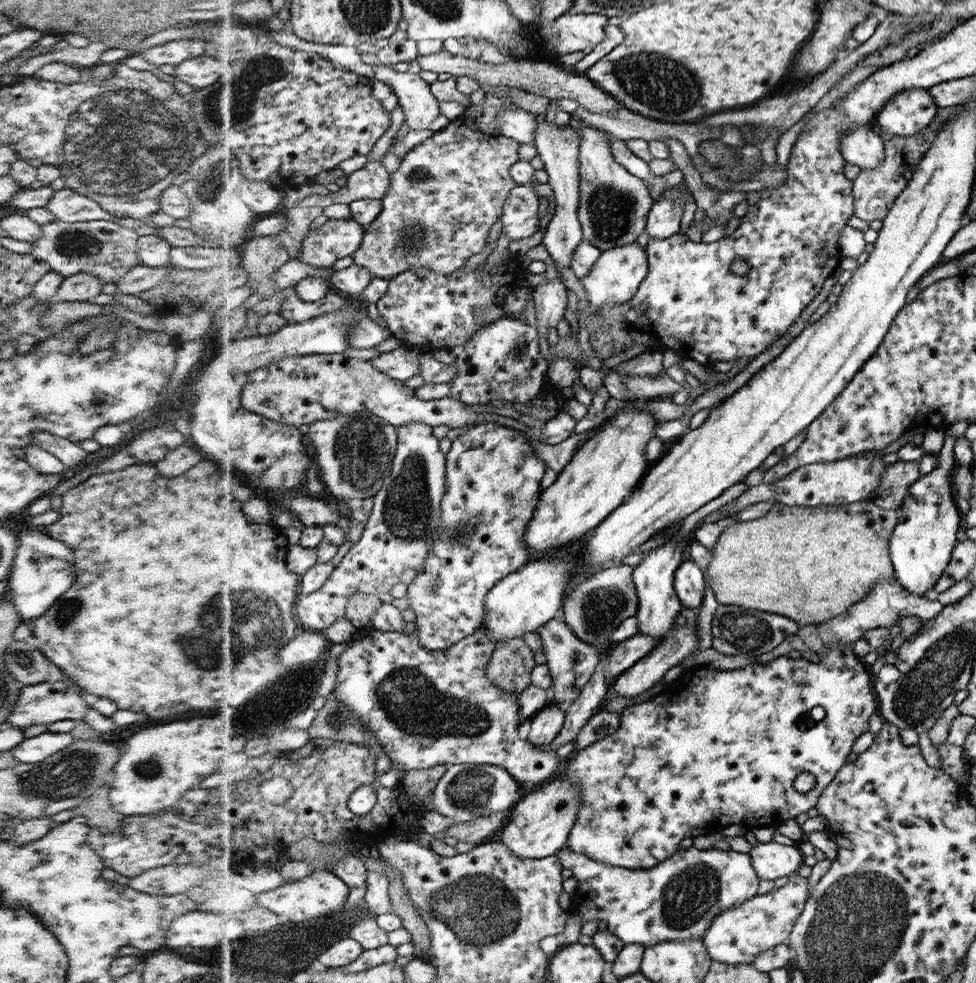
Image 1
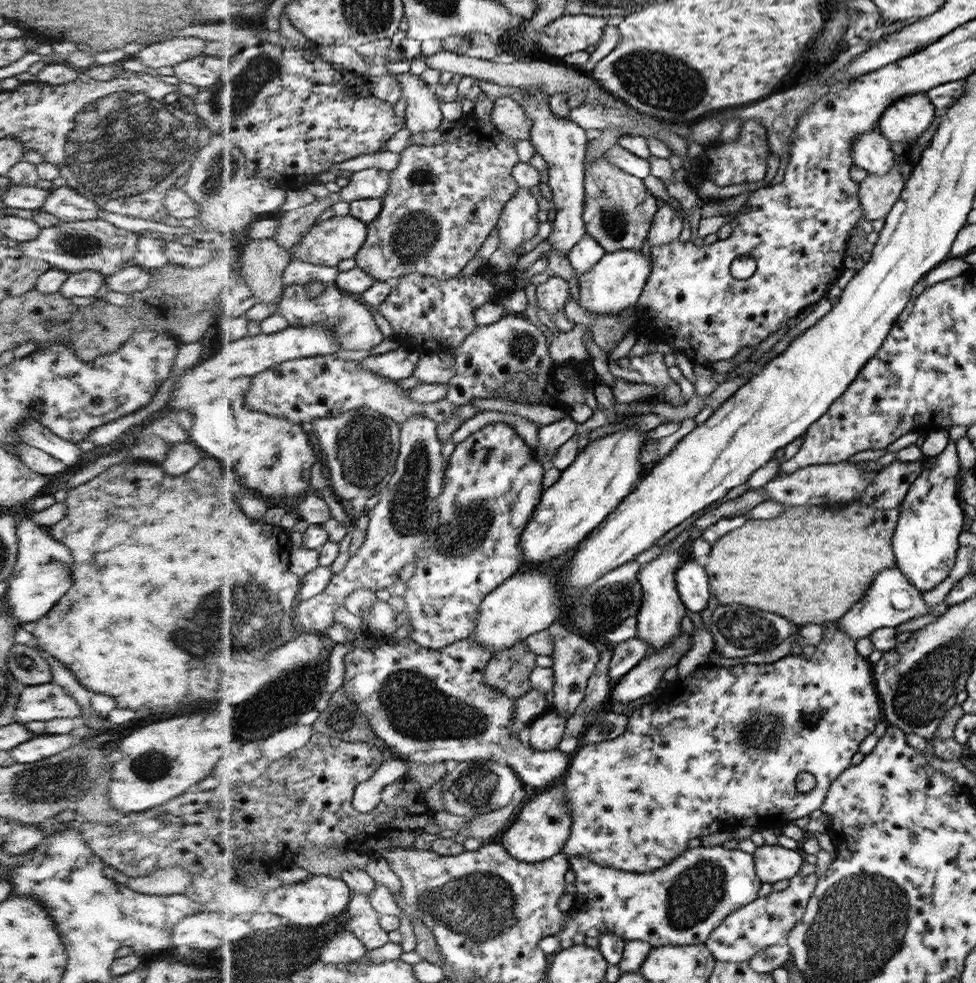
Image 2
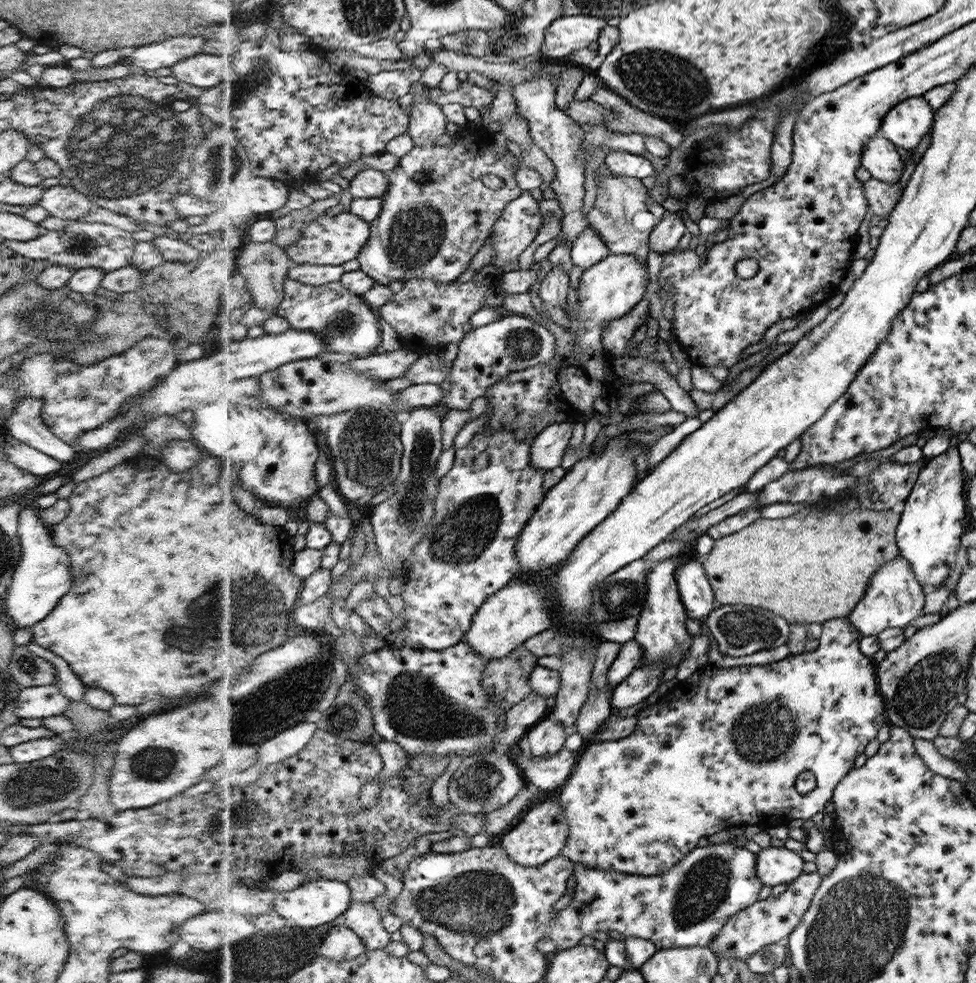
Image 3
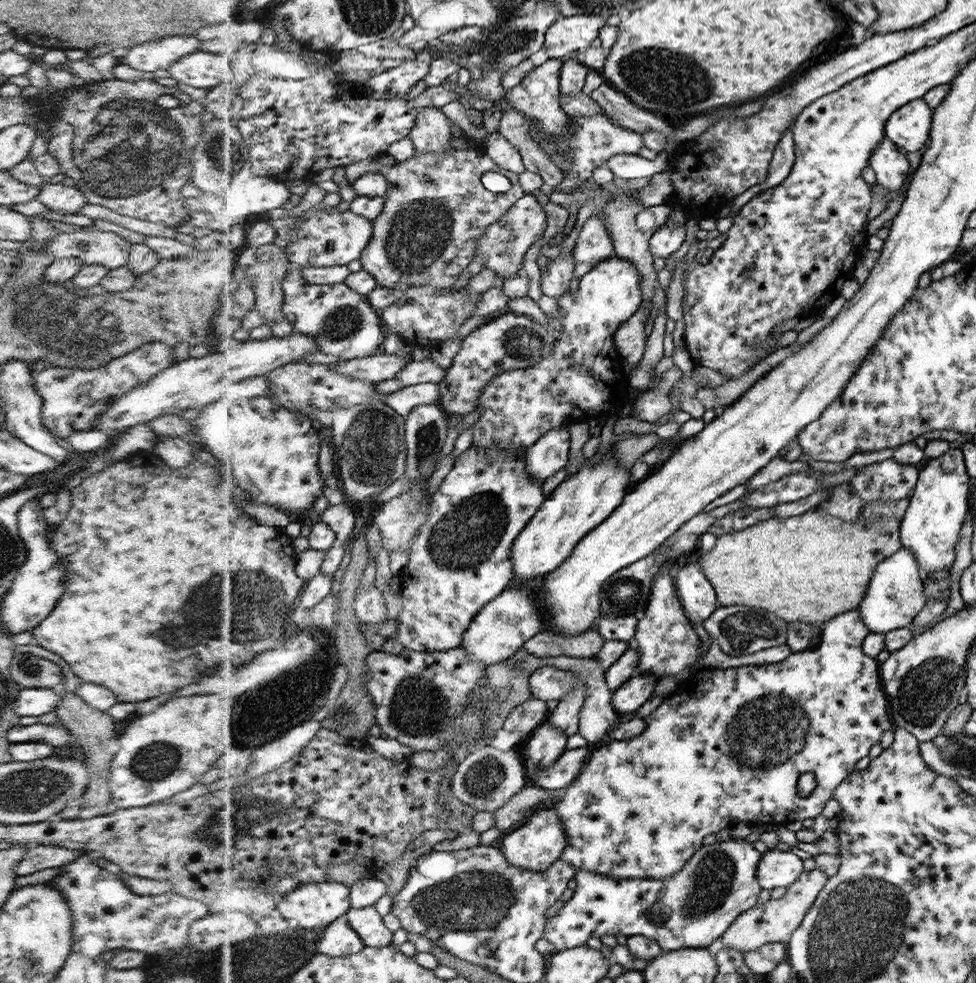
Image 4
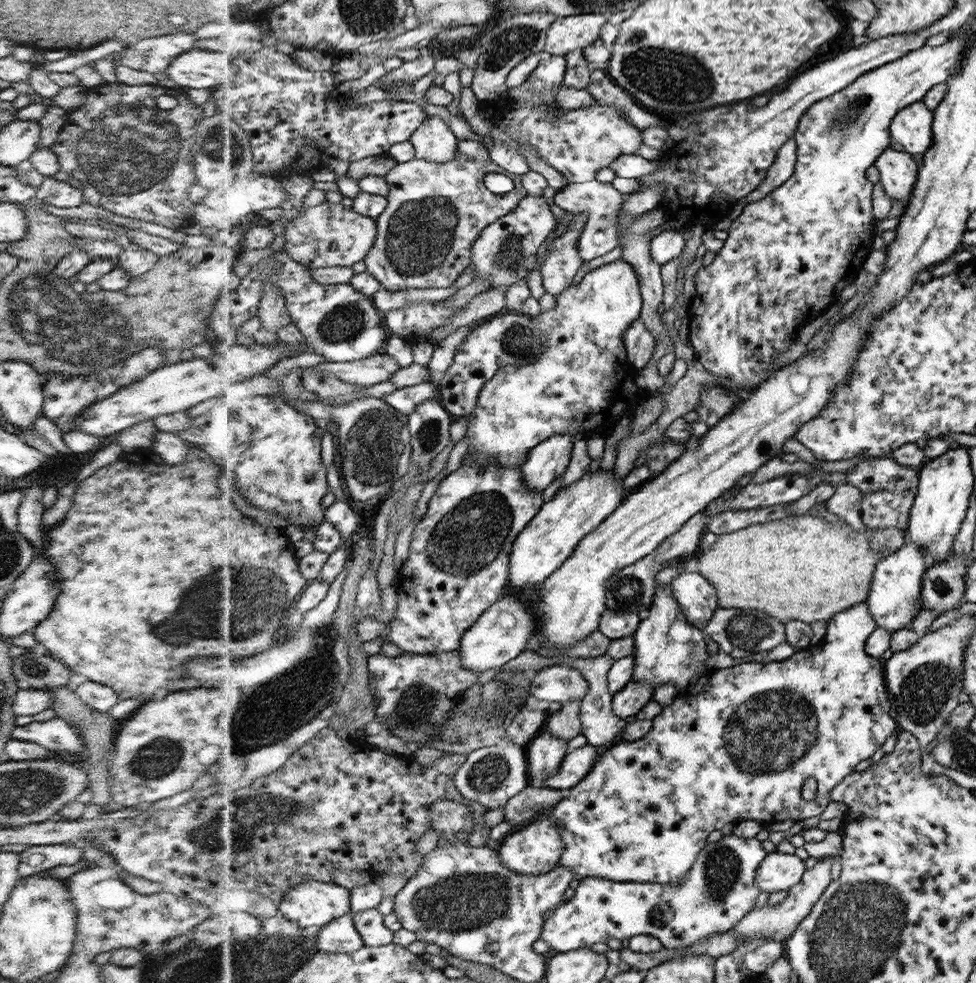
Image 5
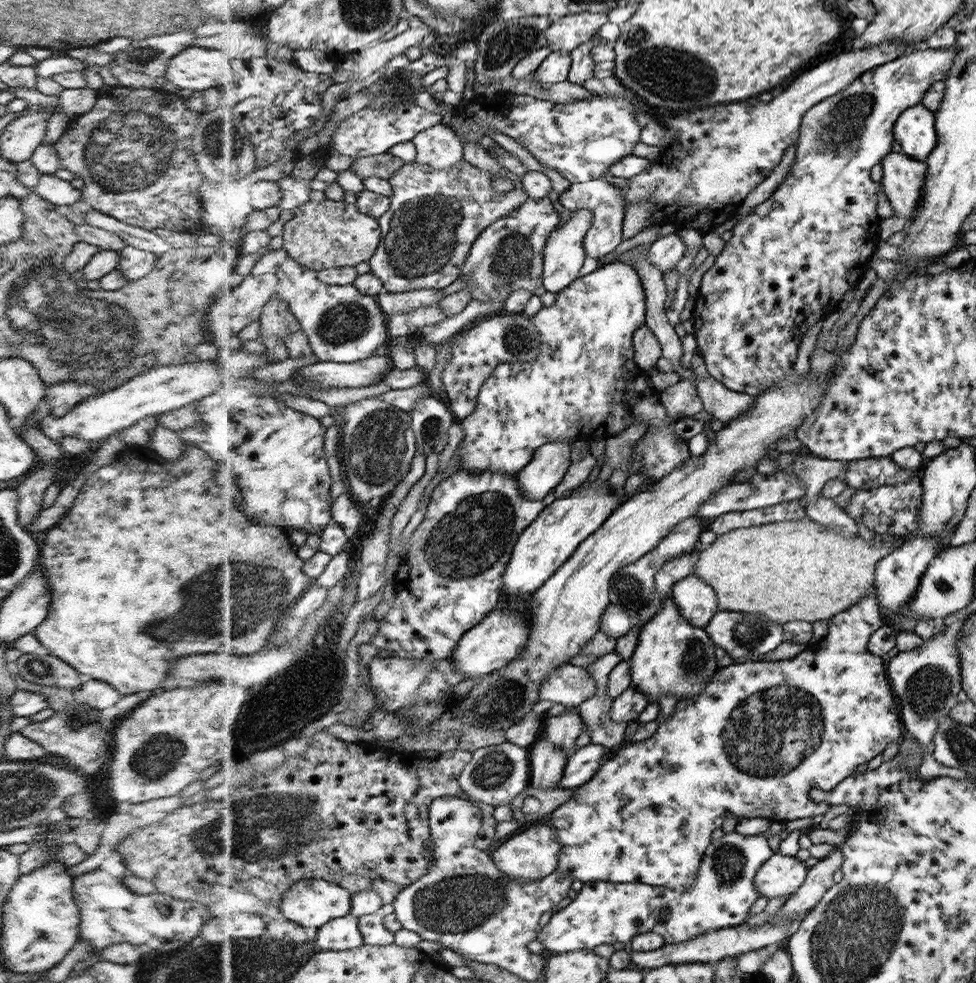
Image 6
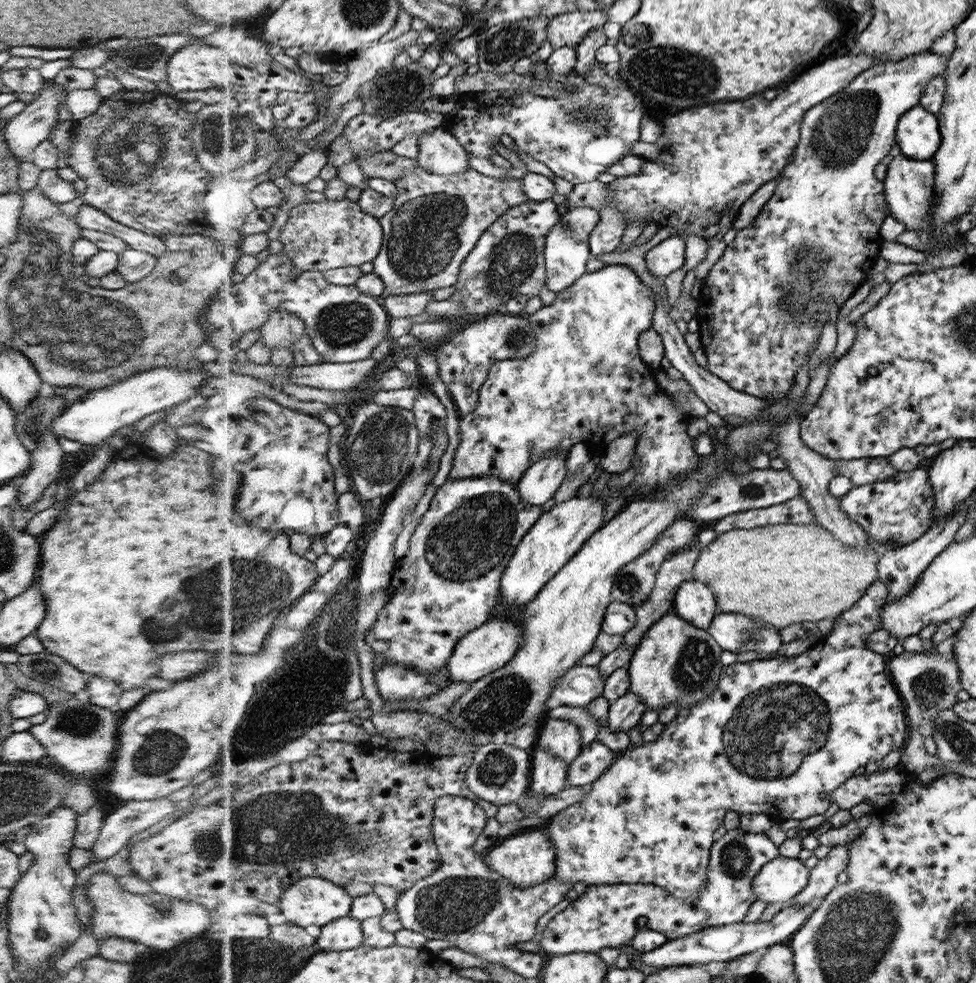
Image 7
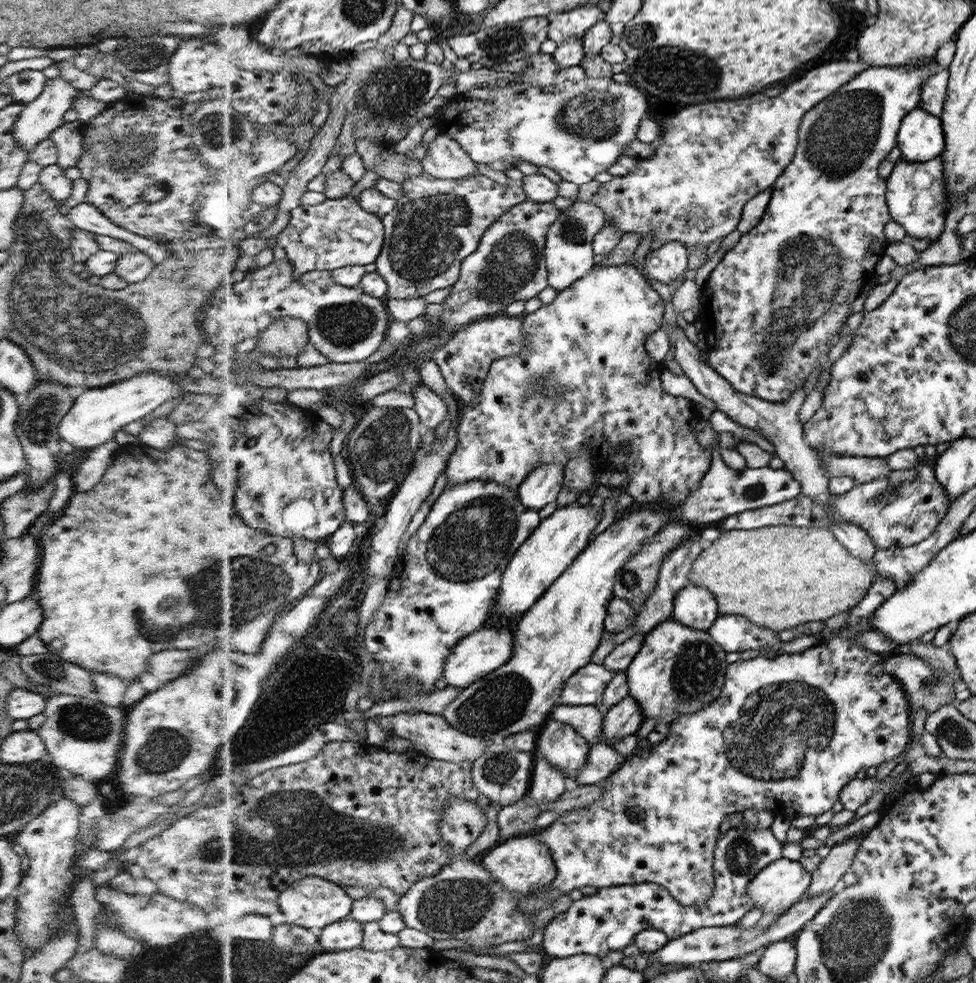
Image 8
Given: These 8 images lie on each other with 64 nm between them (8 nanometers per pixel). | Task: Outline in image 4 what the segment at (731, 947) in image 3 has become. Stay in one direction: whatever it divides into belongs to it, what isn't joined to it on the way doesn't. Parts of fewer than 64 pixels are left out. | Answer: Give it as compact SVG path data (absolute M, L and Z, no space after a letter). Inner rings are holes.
M819 868L811 871L805 871L798 877L798 880L787 888L786 893L778 900L769 899L763 904L757 904L742 913L725 933L721 939L726 949L739 950L742 953L758 950L762 945L770 942L779 942L786 944L796 932L798 925L804 920L806 913L817 900L830 876L826 876Z

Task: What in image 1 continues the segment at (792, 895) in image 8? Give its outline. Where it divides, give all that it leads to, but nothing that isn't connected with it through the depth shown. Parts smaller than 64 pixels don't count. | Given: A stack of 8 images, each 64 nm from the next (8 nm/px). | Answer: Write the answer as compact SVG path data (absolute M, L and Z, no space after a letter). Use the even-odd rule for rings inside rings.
M759 842L749 852L753 866L762 880L776 880L782 876L792 876L803 865L804 856L798 846Z

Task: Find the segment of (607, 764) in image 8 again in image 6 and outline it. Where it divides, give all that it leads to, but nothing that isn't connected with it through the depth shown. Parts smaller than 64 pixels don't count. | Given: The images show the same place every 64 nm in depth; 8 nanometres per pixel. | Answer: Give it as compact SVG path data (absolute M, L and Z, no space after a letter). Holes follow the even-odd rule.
M587 744L582 748L576 748L567 757L563 770L564 776L558 782L562 789L575 789L582 787L588 780L592 780L600 765L610 756L610 750L598 744Z

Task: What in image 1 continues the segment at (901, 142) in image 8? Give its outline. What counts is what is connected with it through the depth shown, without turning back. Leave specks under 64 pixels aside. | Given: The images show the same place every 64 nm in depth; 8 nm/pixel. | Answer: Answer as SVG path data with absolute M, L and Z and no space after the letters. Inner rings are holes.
M902 90L884 104L876 117L882 131L896 136L912 136L934 120L937 110L937 103L928 91Z

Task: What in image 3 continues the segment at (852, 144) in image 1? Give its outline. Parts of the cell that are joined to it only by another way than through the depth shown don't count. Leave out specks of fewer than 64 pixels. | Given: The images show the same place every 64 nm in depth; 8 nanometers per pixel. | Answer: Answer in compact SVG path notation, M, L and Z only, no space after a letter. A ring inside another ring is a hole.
M881 134L873 136L865 145L861 166L882 182L899 182L905 168L904 153Z

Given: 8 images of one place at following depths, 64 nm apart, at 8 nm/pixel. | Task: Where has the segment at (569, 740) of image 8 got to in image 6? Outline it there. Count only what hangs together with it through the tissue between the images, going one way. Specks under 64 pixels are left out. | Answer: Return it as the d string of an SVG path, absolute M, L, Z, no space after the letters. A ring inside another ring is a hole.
M569 707L563 715L546 717L542 739L559 746L569 757L576 750L575 741L585 728L577 707Z

